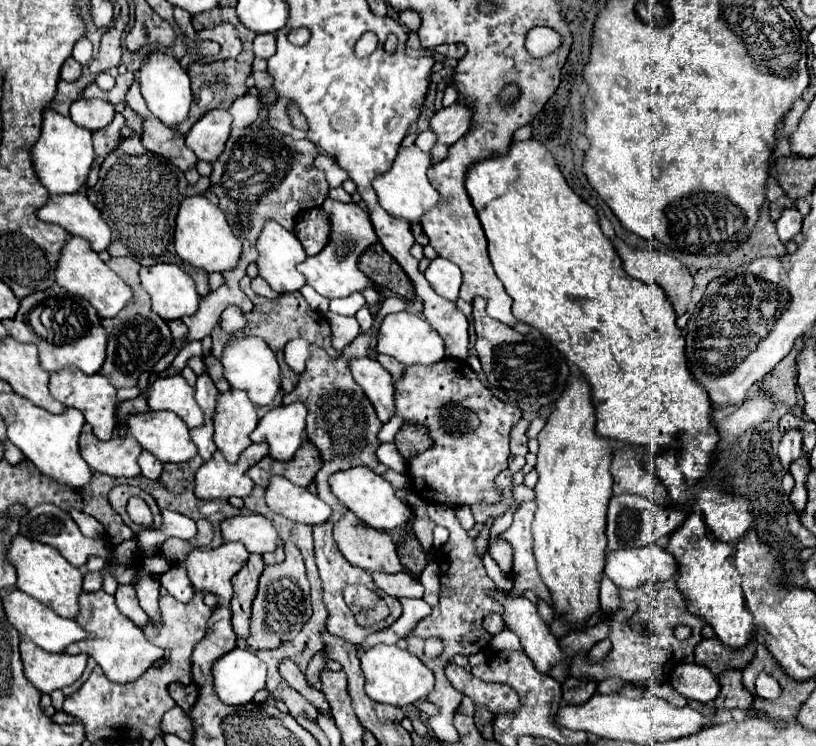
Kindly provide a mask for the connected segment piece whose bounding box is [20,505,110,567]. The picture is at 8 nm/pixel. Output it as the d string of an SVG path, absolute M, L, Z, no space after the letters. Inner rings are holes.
M38 505L38 507L30 509L28 515L24 515L22 521L20 521L20 531L22 531L24 537L30 537L34 541L56 547L62 553L62 557L66 561L70 561L72 565L76 565L76 567L86 565L90 555L110 557L110 549L106 547L104 539L88 539L88 537L84 537L80 533L80 529L78 529L78 525L72 521L72 517L64 509L60 509L56 505Z

